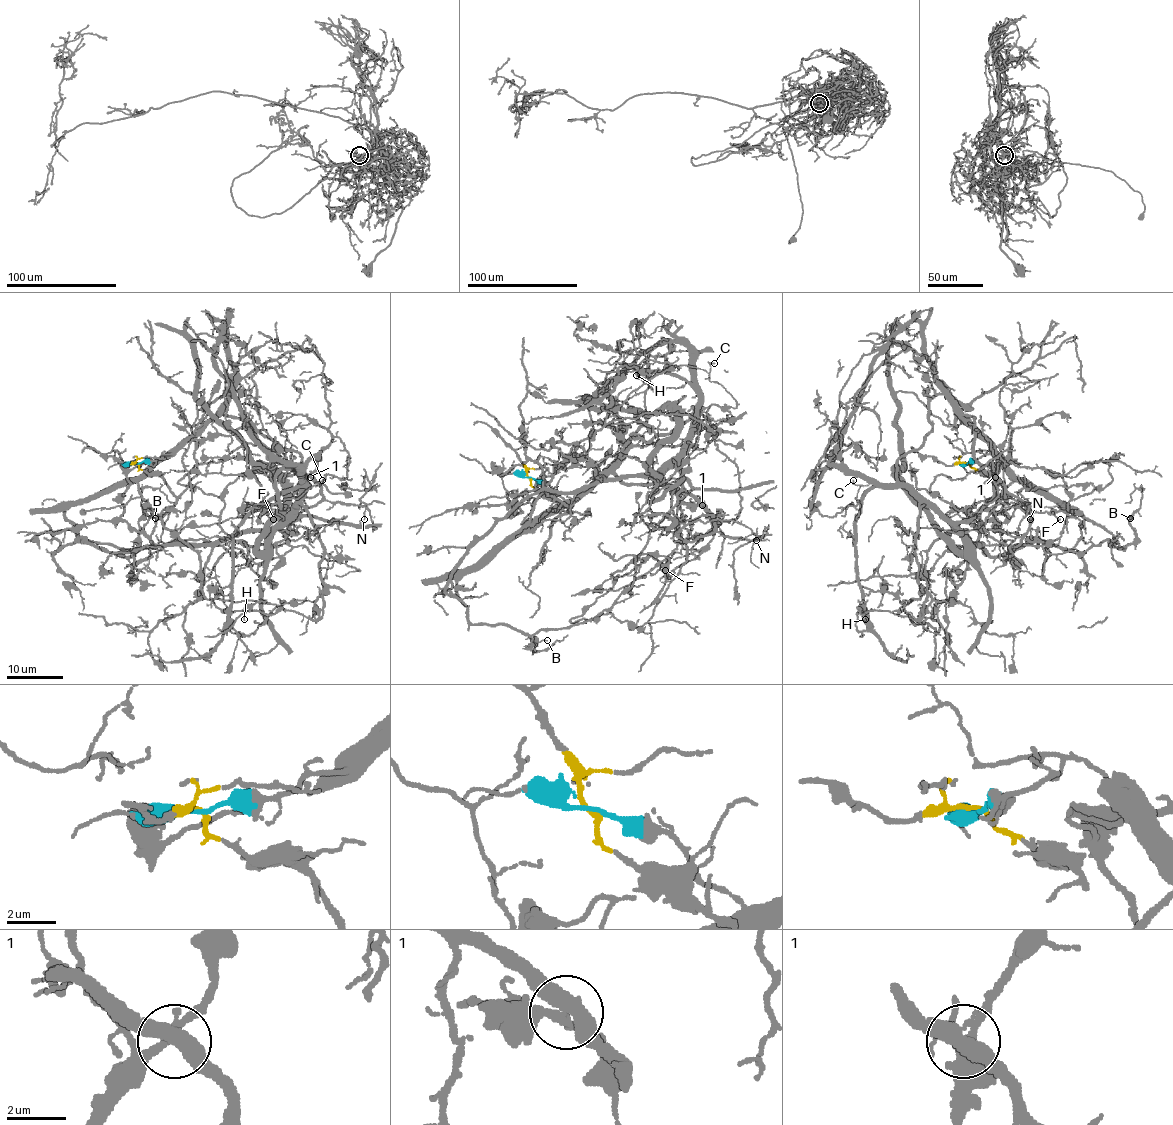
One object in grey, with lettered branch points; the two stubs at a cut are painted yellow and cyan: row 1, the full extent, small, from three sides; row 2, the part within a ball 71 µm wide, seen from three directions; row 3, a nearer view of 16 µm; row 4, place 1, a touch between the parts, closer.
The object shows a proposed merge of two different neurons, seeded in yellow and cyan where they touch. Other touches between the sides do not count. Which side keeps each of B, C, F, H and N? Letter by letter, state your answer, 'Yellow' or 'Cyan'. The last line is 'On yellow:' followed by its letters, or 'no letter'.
B: Cyan
C: Yellow
F: Yellow
H: Yellow
N: Cyan
On yellow: C, F, H

